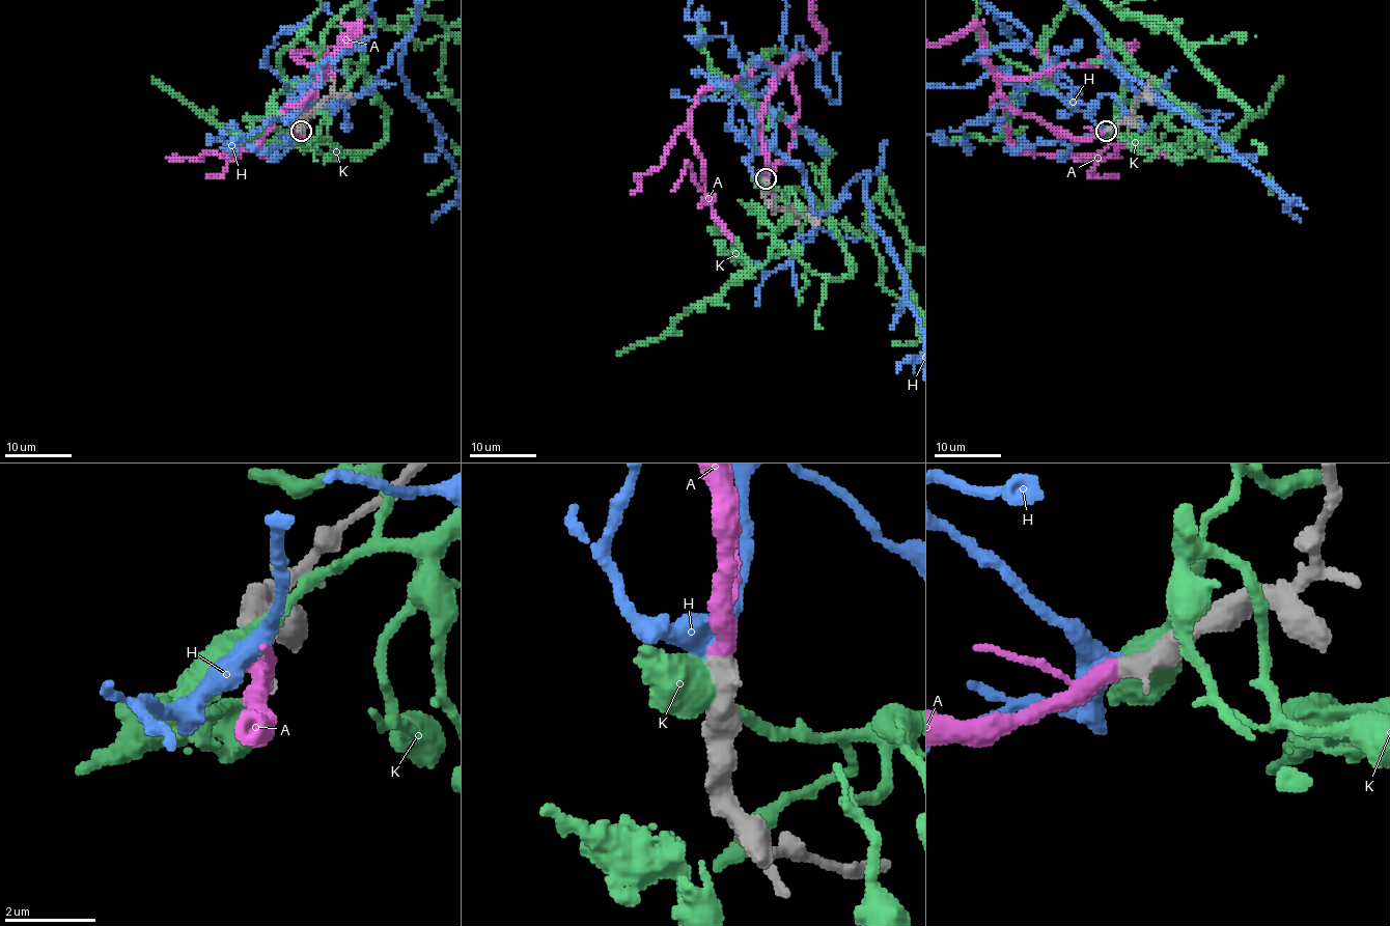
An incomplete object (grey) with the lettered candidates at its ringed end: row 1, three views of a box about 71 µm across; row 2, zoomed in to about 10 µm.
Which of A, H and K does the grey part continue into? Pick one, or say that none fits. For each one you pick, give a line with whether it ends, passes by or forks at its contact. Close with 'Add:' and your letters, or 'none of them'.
A: it passes by
Add: A

